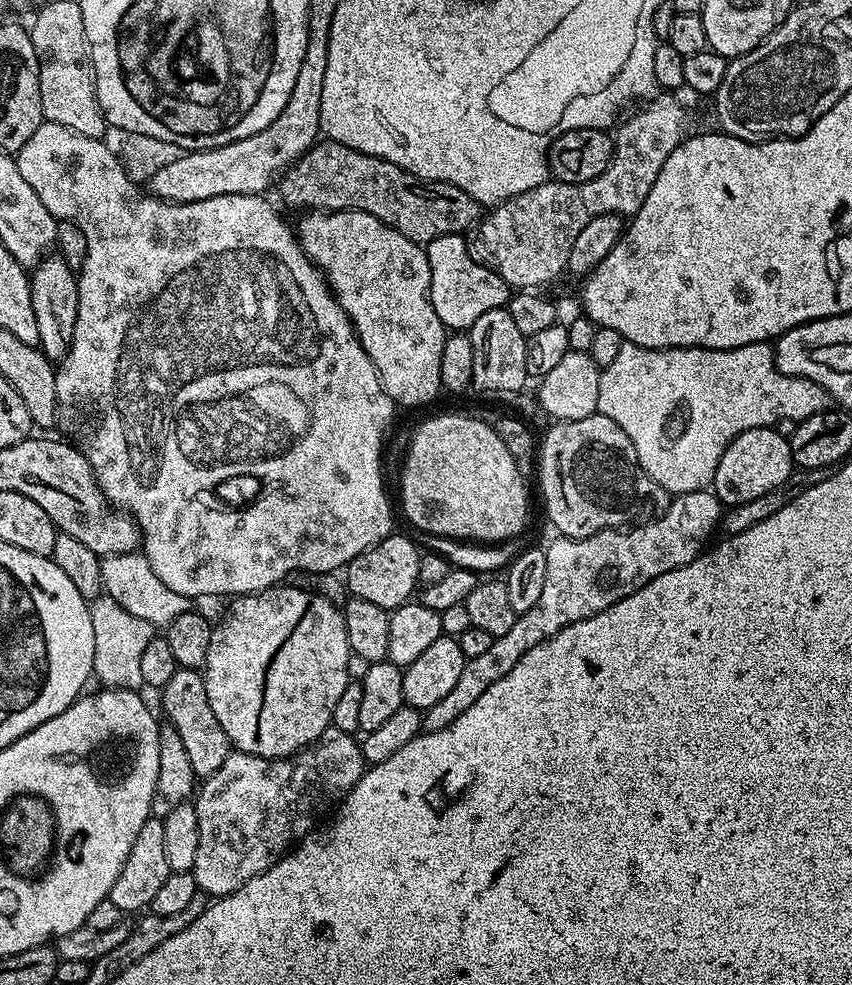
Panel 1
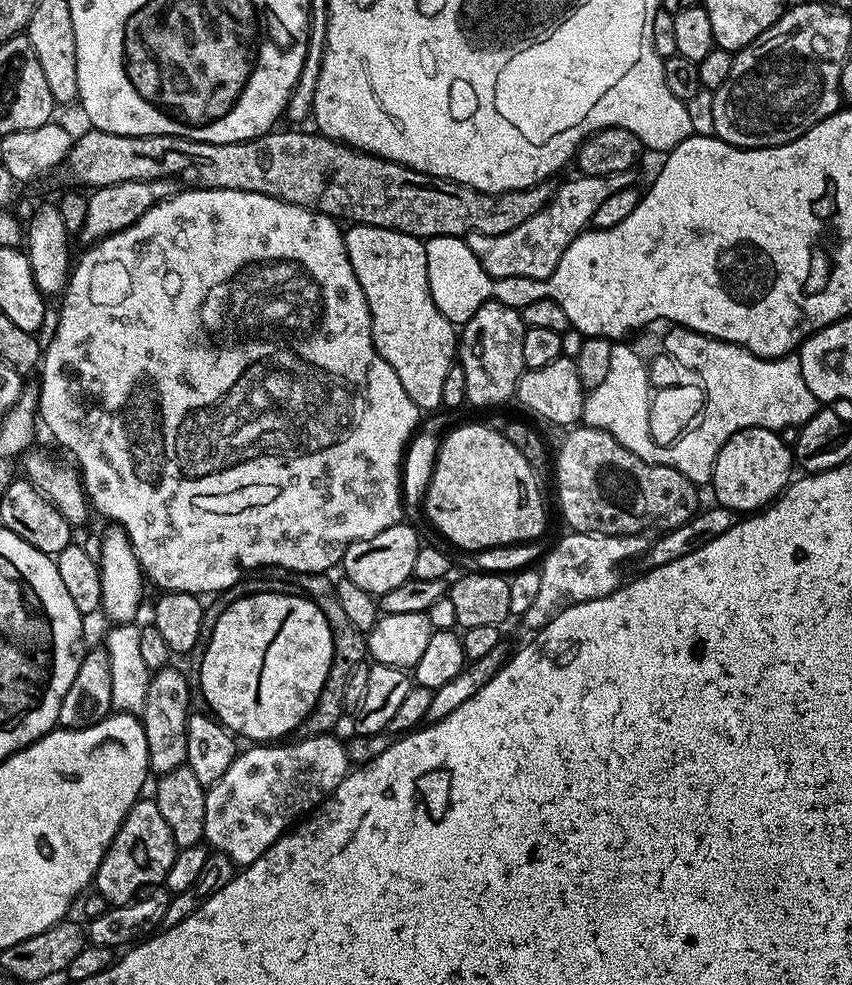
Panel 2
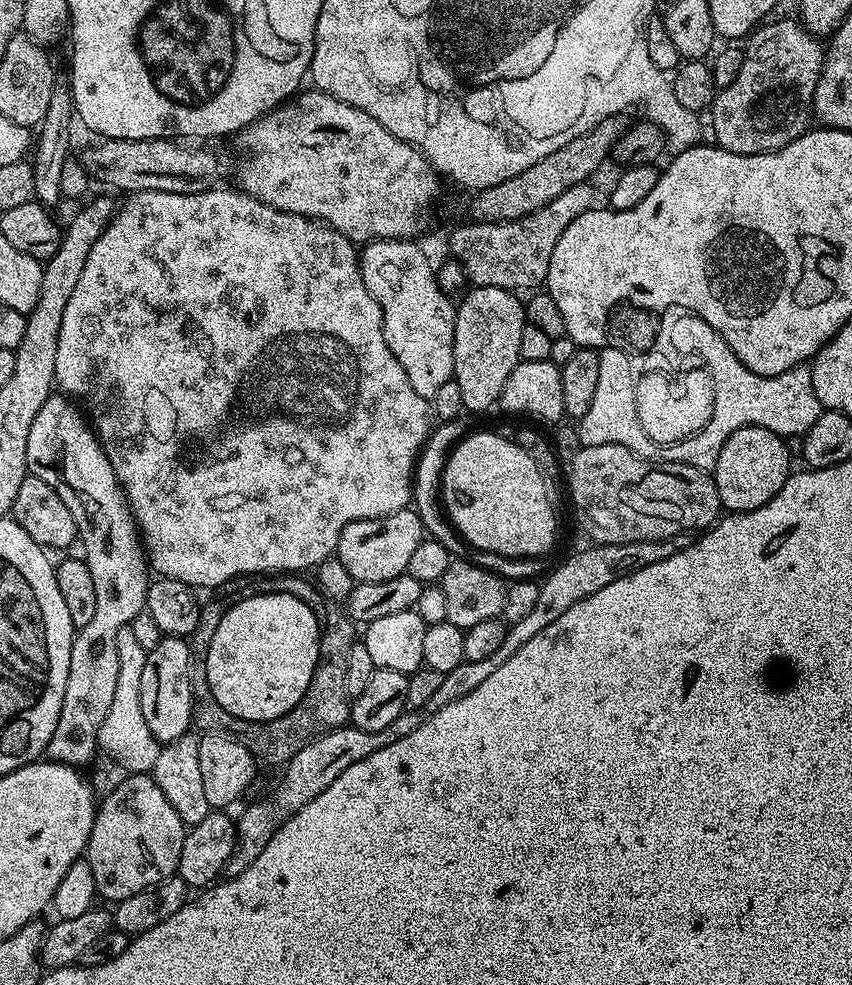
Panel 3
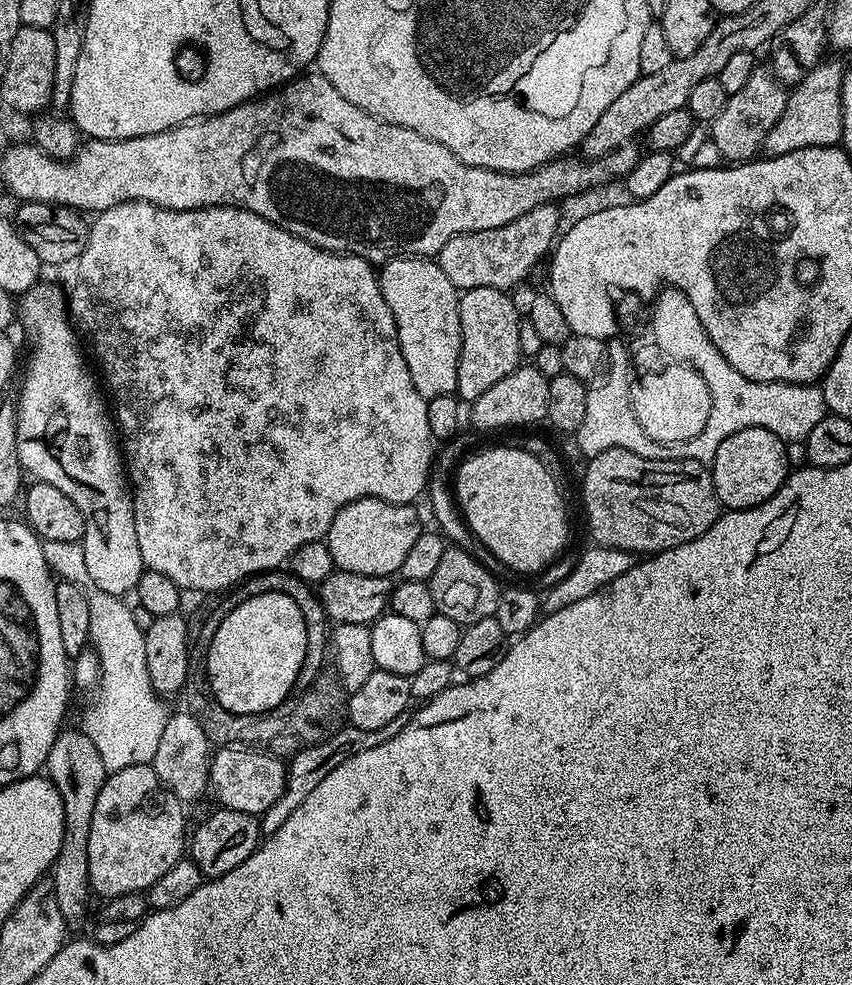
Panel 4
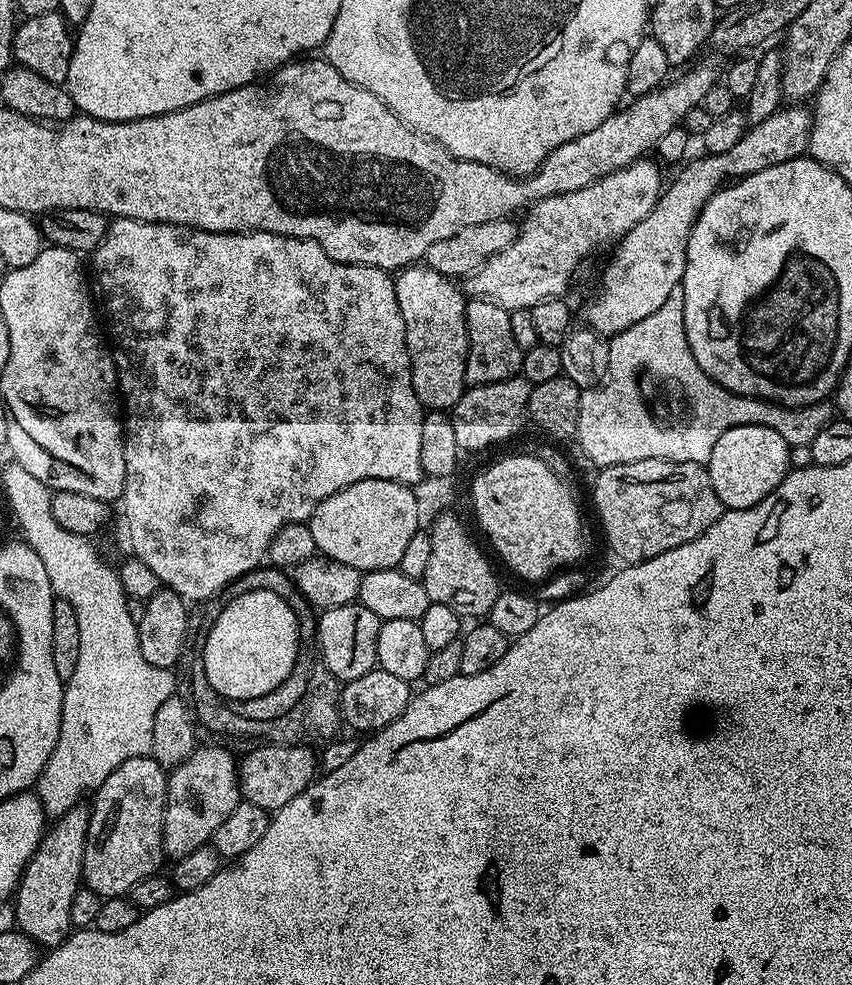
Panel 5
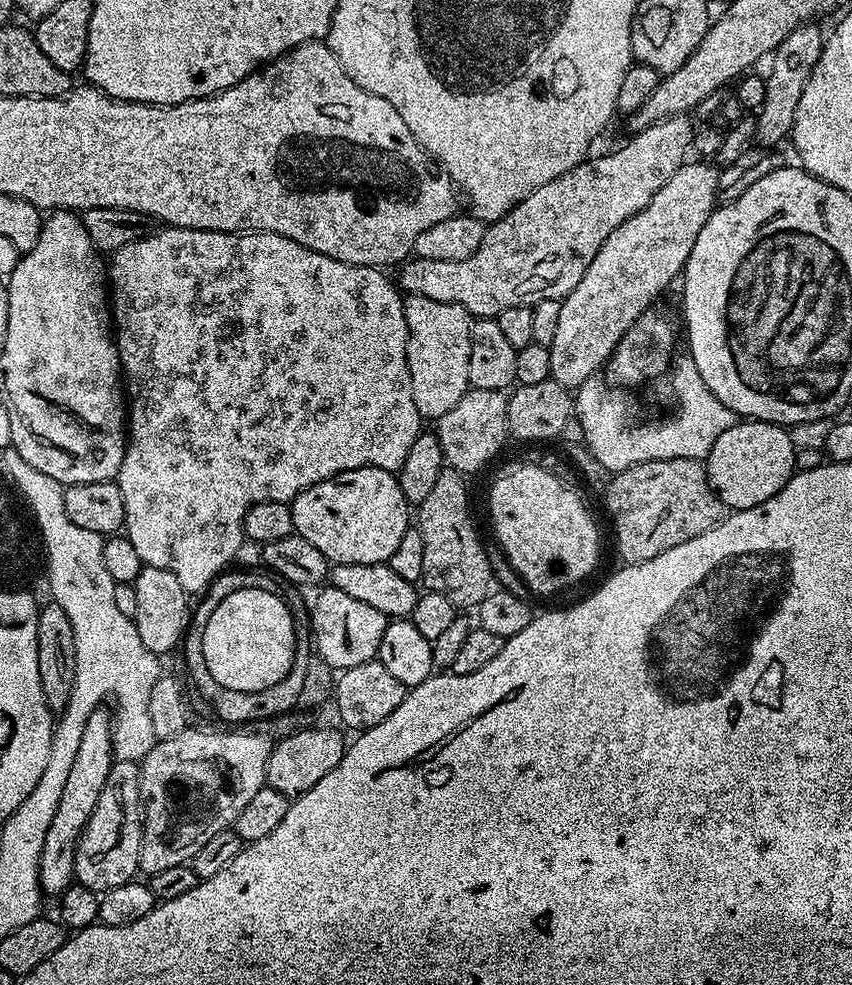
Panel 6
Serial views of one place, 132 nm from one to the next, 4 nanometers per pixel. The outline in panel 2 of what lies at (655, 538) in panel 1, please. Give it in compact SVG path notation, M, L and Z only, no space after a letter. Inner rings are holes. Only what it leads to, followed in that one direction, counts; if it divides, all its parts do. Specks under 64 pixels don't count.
M569 531L543 557L538 571L542 578L538 595L530 610L522 618L522 624L531 630L539 630L569 604L581 604L594 598L602 598L620 587L620 567L635 556L643 557L649 551L650 540L647 535L611 536L597 532ZM552 552L552 553L551 553ZM544 564L544 565L543 565Z

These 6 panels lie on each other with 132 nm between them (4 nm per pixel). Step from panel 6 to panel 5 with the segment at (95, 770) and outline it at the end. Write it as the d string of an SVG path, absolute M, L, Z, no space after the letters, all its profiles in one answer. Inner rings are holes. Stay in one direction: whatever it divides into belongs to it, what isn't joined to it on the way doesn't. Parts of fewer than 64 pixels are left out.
M83 803L75 804L66 814L47 829L40 840L38 850L30 858L26 870L20 876L14 893L16 928L30 937L41 949L51 950L69 939L73 931L70 906L74 894L82 886L84 875L84 851L86 834L90 826L89 809Z

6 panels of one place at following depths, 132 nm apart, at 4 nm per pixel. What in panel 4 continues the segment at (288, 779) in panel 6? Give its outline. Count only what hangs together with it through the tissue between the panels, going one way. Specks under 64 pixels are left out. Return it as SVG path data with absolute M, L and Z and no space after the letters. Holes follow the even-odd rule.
M220 746L213 751L208 765L208 783L211 795L220 799L219 803L230 810L245 812L257 818L263 816L286 786L288 769L281 757L271 752L253 750L247 746Z

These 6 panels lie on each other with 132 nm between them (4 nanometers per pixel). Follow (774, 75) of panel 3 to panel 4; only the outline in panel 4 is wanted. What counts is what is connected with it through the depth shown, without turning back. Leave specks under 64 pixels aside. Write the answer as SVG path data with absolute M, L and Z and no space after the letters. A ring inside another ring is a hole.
M757 70L738 90L738 94L729 96L722 114L711 121L710 140L716 143L716 148L725 156L728 162L747 162L757 155L764 147L766 134L774 130L774 122L782 118L782 110L786 110L788 92L785 85L781 84L771 71Z

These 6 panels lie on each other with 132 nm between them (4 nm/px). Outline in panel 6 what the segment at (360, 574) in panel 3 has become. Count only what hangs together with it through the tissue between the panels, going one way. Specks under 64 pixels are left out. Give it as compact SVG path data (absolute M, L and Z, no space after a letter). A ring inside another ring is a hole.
M381 468L346 470L342 474L331 476L329 480L323 480L299 492L291 500L290 507L295 535L306 538L310 546L322 550L322 554L332 564L387 564L398 542L402 542L402 534L406 534L410 527L410 505L402 494L397 473Z

